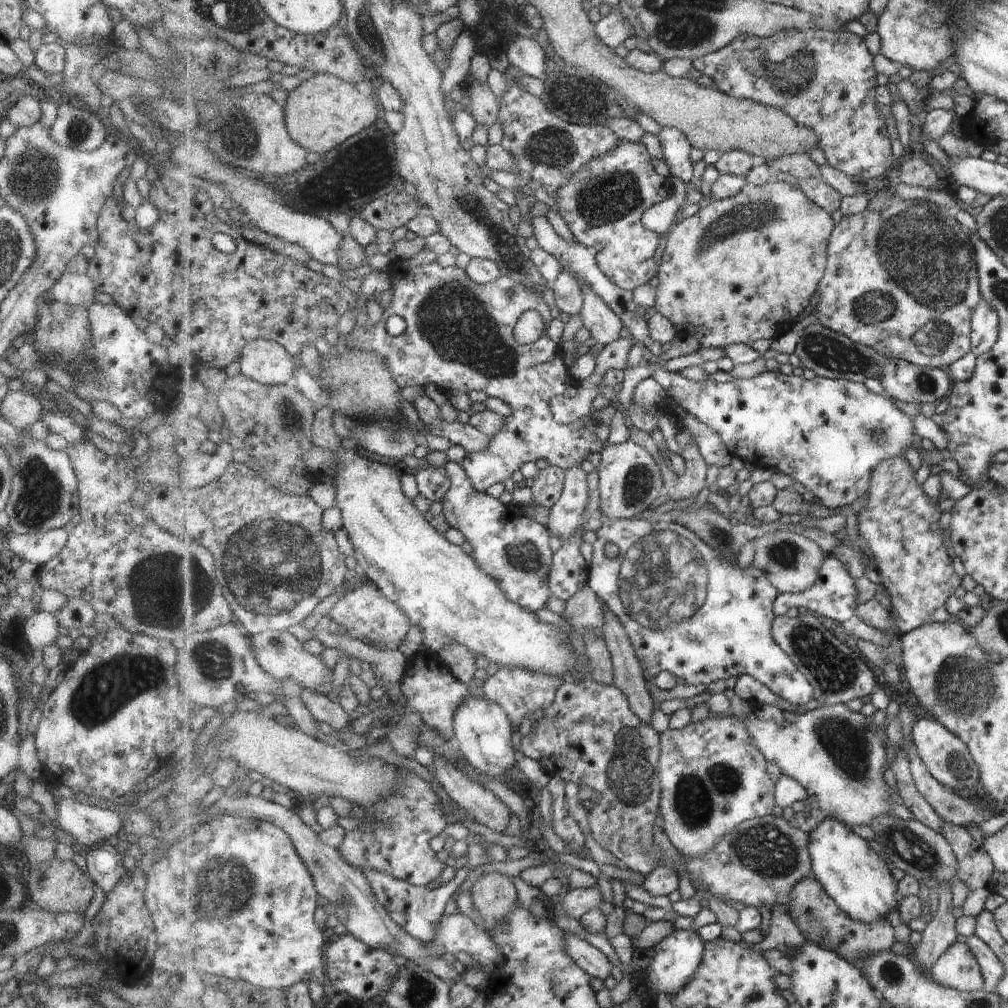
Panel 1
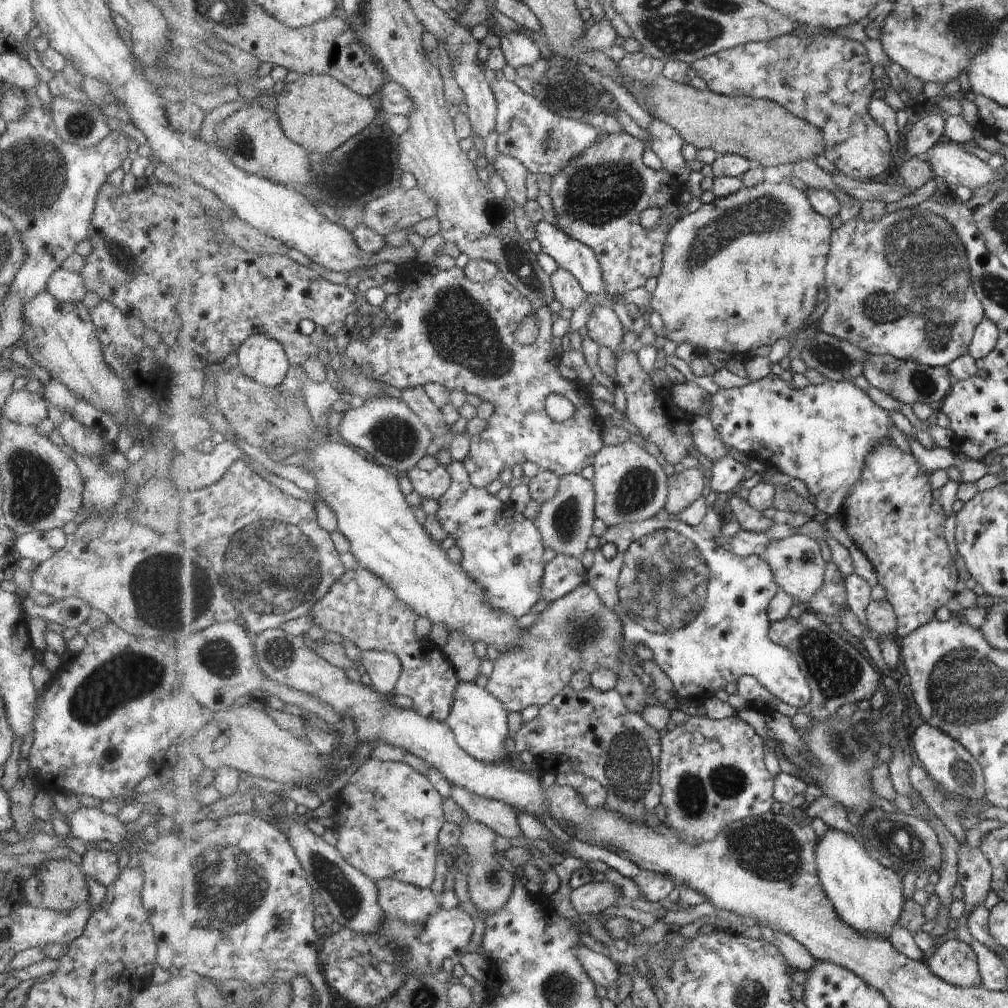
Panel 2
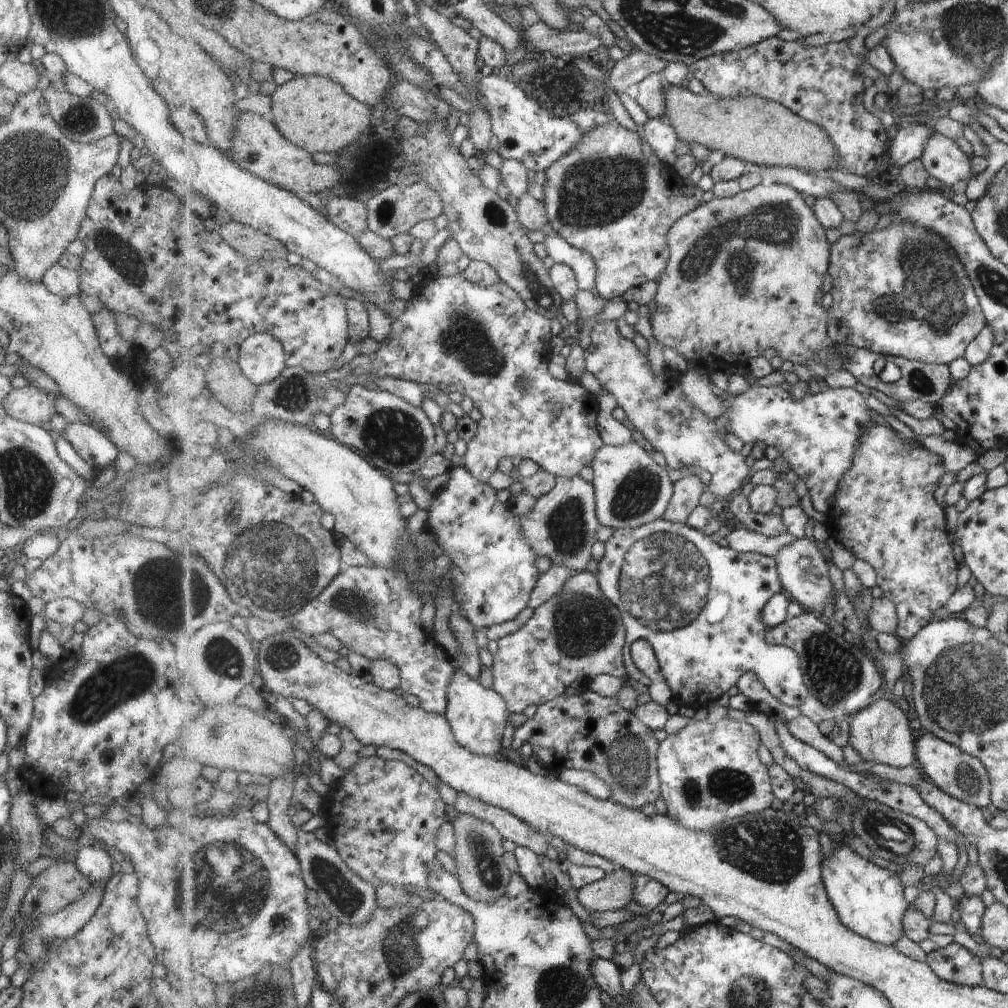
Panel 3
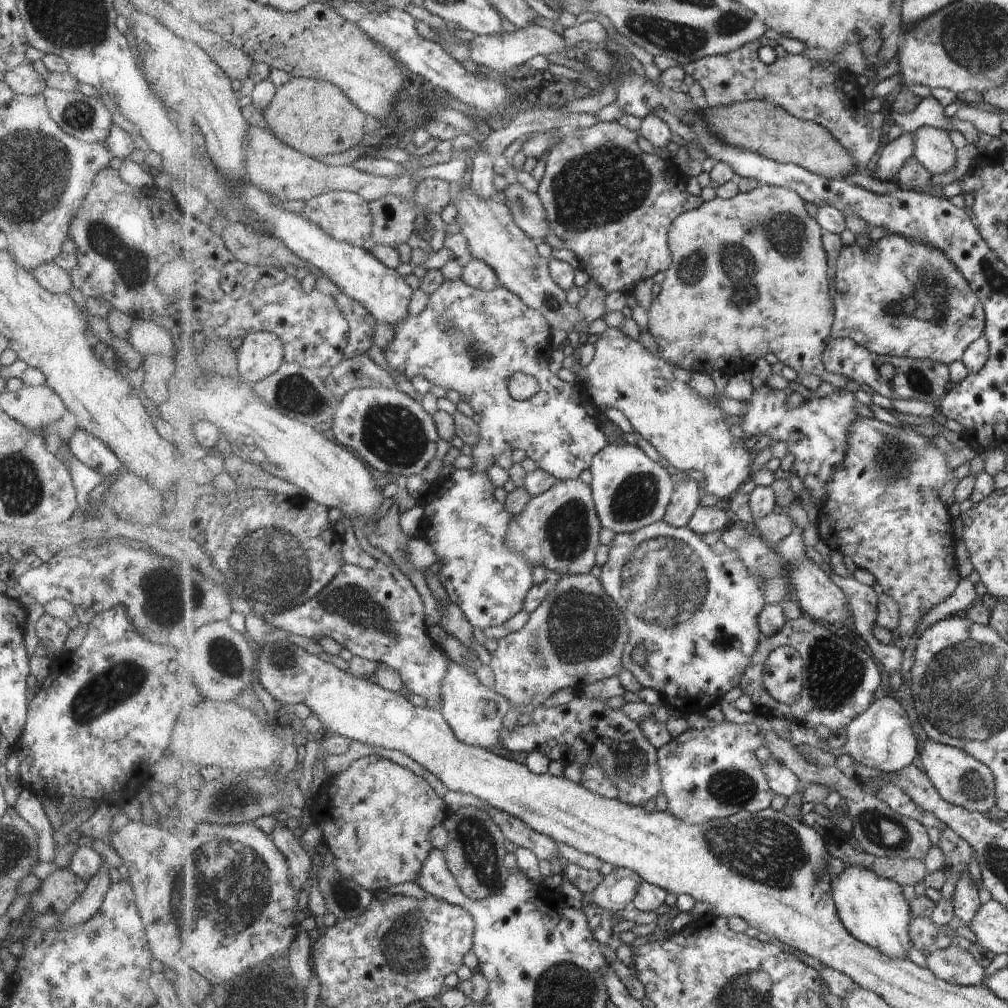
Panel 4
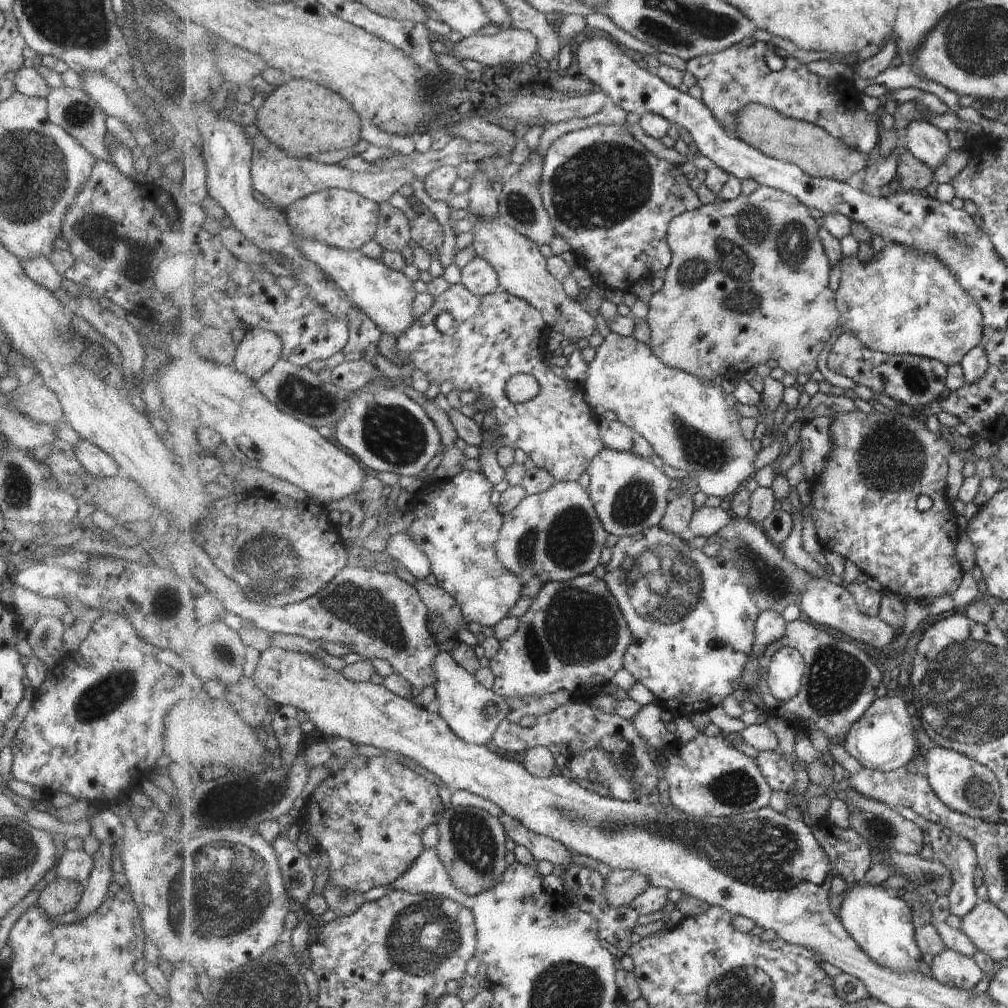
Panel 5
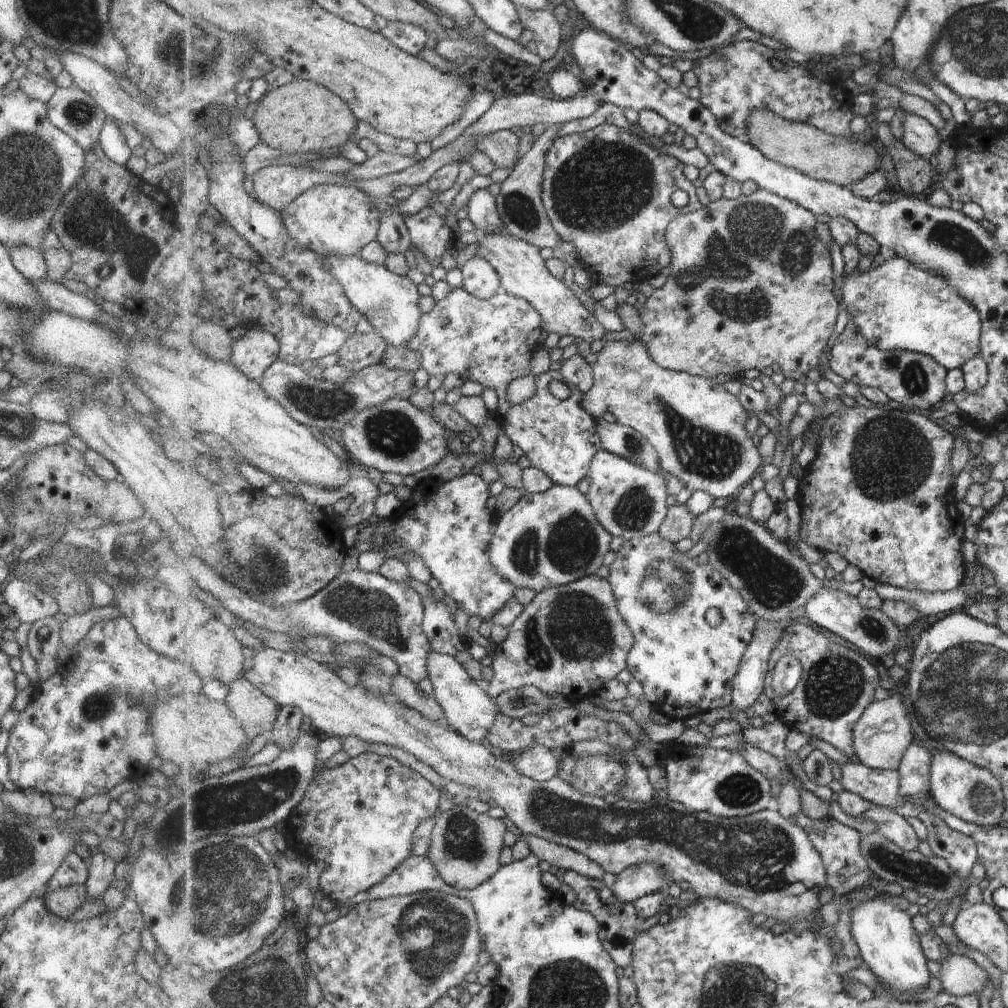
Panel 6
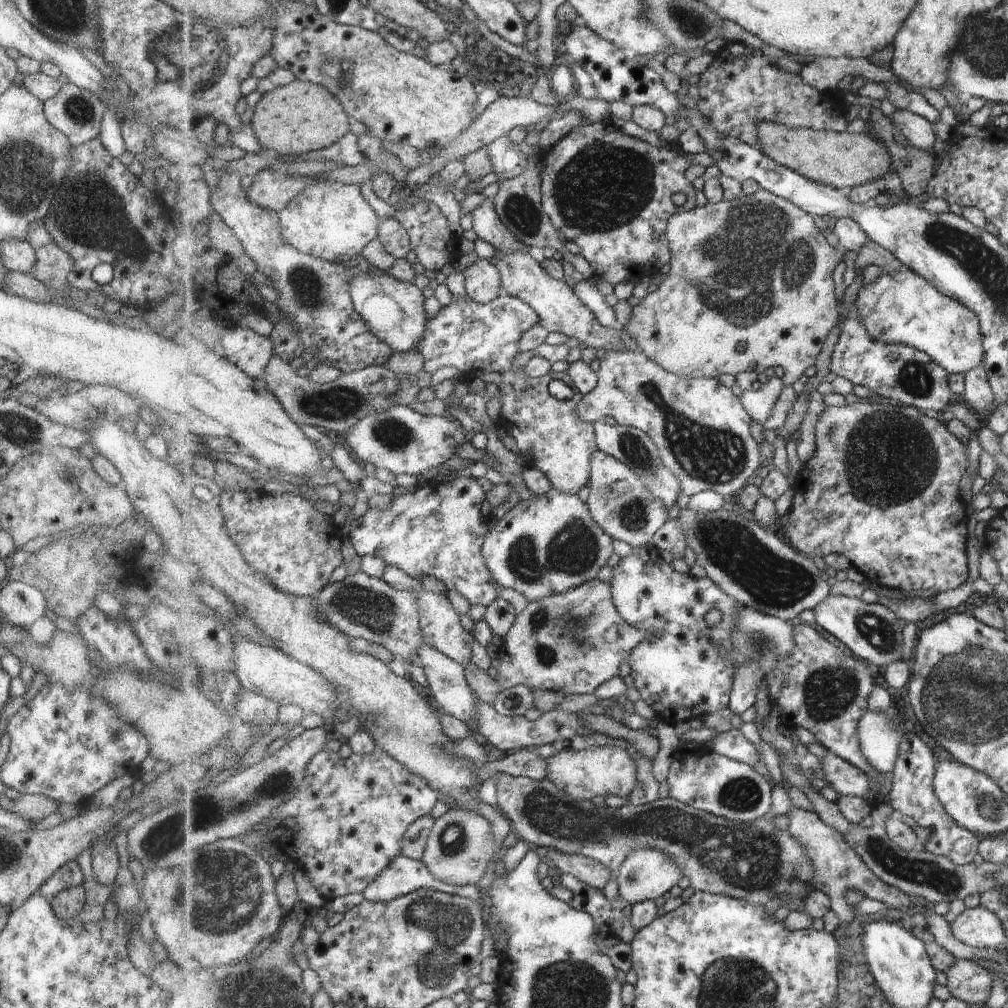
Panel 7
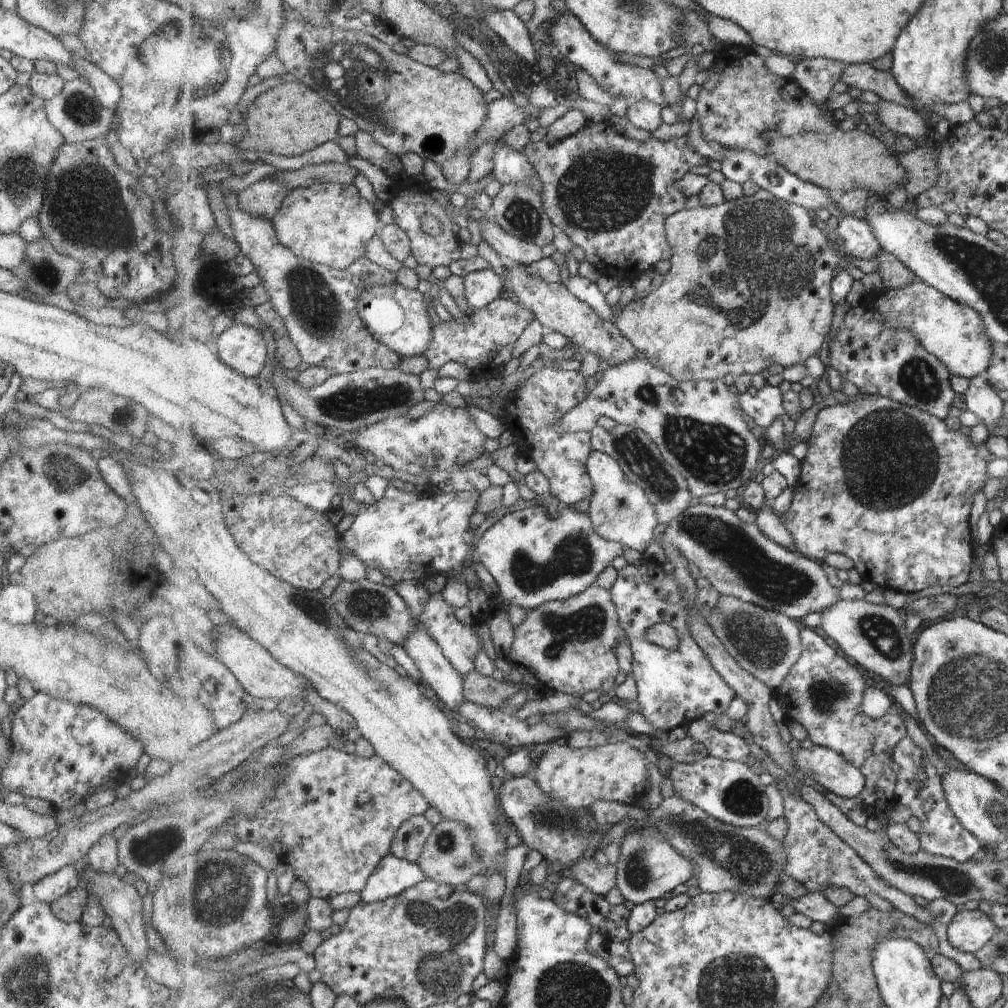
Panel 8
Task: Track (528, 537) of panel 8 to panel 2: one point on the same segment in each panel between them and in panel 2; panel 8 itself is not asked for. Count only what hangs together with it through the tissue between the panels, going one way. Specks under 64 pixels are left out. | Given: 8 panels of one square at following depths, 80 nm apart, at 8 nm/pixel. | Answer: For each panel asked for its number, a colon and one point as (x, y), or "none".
2: (566, 522)
3: (563, 524)
4: (559, 530)
5: (557, 535)
6: (549, 539)
7: (549, 546)

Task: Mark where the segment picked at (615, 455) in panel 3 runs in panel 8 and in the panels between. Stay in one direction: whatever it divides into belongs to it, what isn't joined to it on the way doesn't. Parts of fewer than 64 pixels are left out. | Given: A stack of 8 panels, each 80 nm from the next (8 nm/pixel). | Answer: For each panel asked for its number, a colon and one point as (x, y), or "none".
4: (631, 491)
5: (630, 494)
6: (630, 501)
7: (619, 501)
8: (621, 511)

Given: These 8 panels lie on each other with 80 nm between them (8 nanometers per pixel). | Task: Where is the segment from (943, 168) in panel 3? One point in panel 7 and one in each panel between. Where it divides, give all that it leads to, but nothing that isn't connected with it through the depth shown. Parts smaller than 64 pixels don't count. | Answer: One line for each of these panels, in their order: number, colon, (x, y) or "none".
4: (933, 147)
5: (928, 143)
6: (919, 135)
7: (920, 133)

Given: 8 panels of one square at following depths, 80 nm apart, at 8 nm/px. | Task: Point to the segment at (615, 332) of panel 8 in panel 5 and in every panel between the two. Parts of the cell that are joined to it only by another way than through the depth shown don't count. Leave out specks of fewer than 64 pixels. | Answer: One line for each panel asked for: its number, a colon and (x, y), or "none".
5: (523, 271)
6: (523, 272)
7: (560, 309)

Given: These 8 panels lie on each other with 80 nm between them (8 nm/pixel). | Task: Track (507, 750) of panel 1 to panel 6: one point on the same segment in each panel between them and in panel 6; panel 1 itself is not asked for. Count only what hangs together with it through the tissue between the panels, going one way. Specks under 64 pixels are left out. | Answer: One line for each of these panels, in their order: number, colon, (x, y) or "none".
2: (478, 718)
3: (479, 716)
4: (476, 713)
5: (474, 712)
6: (472, 711)

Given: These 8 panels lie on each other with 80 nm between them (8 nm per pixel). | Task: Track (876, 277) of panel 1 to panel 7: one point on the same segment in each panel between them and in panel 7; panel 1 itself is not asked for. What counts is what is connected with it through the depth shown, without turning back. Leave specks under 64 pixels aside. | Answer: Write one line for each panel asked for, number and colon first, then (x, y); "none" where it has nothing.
2: (902, 286)
3: (903, 291)
4: (902, 298)
5: (901, 303)
6: (897, 306)
7: (904, 308)

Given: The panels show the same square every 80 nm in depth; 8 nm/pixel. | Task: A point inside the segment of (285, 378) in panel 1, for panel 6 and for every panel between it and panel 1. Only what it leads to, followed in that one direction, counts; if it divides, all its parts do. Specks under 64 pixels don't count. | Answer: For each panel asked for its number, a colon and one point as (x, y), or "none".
2: (263, 359)
3: (262, 358)
4: (261, 353)
5: (259, 351)
6: (254, 352)

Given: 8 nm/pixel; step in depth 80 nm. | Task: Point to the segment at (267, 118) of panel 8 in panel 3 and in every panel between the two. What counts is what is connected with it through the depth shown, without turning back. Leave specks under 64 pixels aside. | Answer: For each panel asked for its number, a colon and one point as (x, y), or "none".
3: (314, 112)
4: (315, 117)
5: (303, 117)
6: (302, 116)
7: (300, 117)

